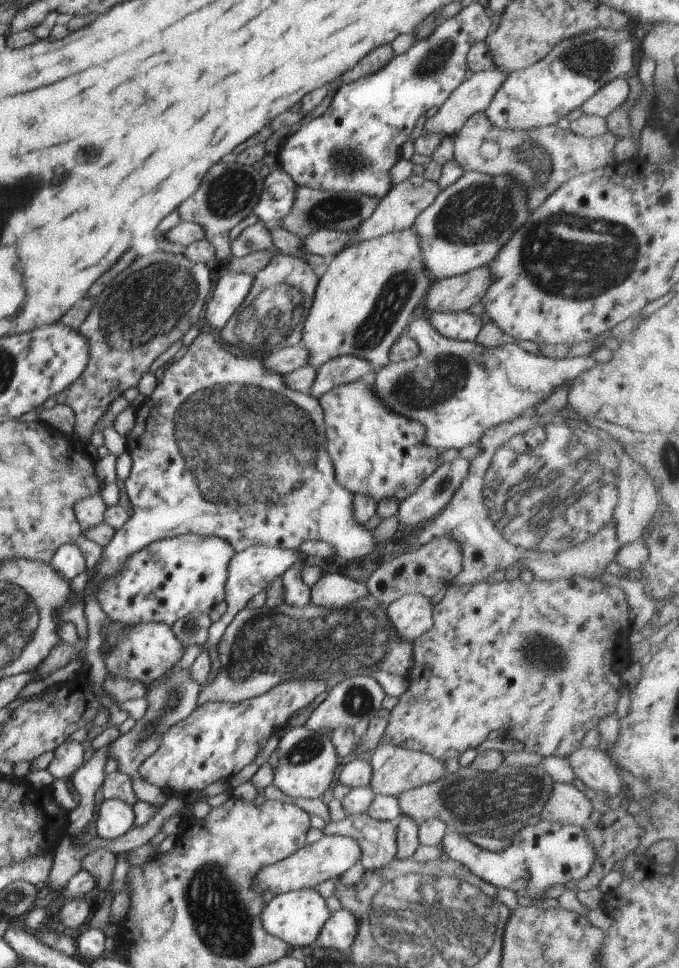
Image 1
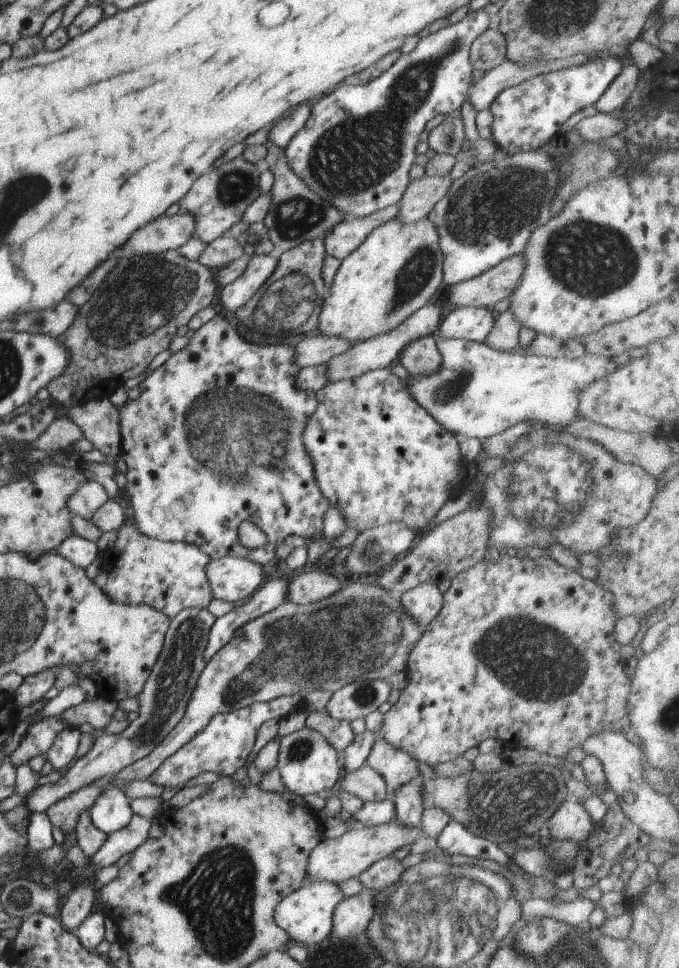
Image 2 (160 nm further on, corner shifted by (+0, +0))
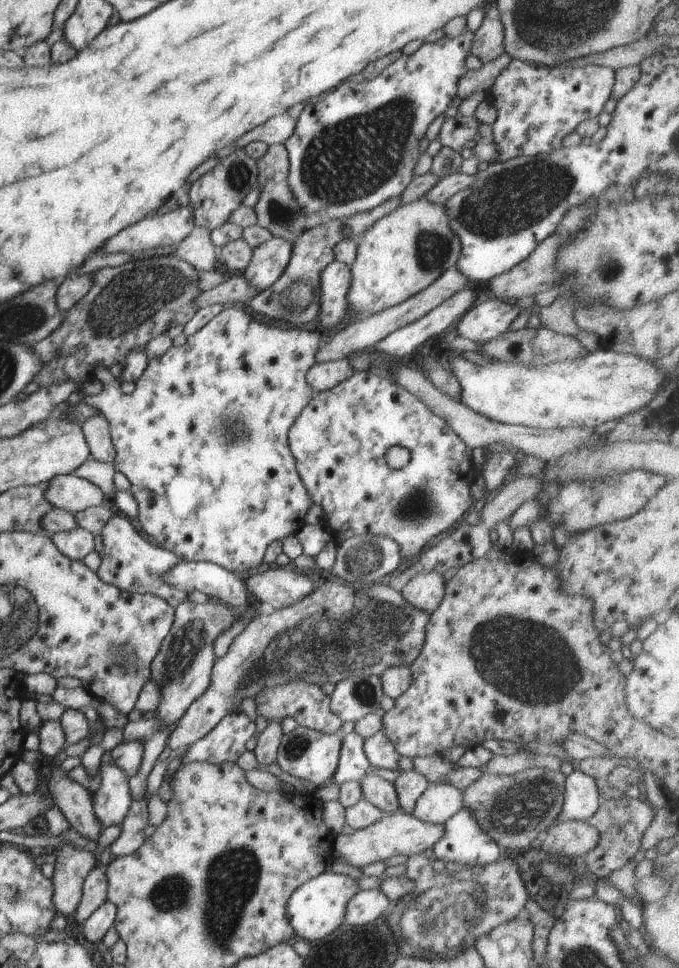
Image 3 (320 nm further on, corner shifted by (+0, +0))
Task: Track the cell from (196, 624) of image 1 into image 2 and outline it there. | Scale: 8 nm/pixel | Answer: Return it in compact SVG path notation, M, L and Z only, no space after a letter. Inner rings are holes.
M194 607L178 612L178 614L176 614L176 616L171 620L165 636L163 649L152 667L151 675L145 682L142 692L138 696L140 701L138 718L132 721L128 728L120 734L113 735L102 733L102 735L97 738L93 748L86 755L78 758L76 762L74 762L74 766L70 765L69 769L61 779L57 782L37 786L32 791L32 794L25 796L25 801L22 804L25 805L32 813L45 813L55 802L78 792L81 788L87 787L92 784L93 781L98 780L98 778L103 776L111 778L119 773L123 768L126 768L127 766L134 764L137 760L148 756L148 754L156 748L156 745L178 724L178 722L180 722L180 719L184 716L188 701L190 700L190 697L193 696L195 686L199 680L200 673L207 665L205 650L209 639L210 629L214 622L216 622L216 619L217 618L205 608L199 609Z

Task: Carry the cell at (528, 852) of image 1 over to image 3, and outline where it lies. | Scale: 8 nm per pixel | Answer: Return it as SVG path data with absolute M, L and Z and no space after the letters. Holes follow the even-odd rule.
M462 807L445 823L444 836L433 846L430 856L474 869L499 860L502 849L480 826L473 812Z

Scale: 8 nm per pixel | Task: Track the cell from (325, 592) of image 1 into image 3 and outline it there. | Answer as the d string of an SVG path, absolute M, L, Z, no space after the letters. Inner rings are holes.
M292 565L268 568L243 581L251 601L259 604L268 602L276 610L302 600L314 588L305 571L296 570Z

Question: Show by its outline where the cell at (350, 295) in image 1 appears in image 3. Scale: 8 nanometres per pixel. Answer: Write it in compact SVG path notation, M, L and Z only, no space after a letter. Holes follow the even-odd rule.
M426 197L400 205L386 216L380 217L358 237L357 257L350 266L352 280L347 296L351 306L351 319L356 312L360 312L360 316L364 312L379 313L428 288L445 270L457 264L460 251L461 242L450 228L447 208Z

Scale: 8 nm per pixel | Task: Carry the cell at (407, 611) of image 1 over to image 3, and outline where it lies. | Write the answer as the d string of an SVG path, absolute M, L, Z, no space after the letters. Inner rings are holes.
M440 570L417 574L402 588L401 593L412 606L431 614L442 602L445 584Z

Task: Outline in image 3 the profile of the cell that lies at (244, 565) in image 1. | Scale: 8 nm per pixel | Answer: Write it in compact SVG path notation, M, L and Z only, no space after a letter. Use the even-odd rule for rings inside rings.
M185 561L168 569L161 578L175 589L190 593L200 590L209 598L216 598L237 611L244 610L252 601L242 578L208 561Z

